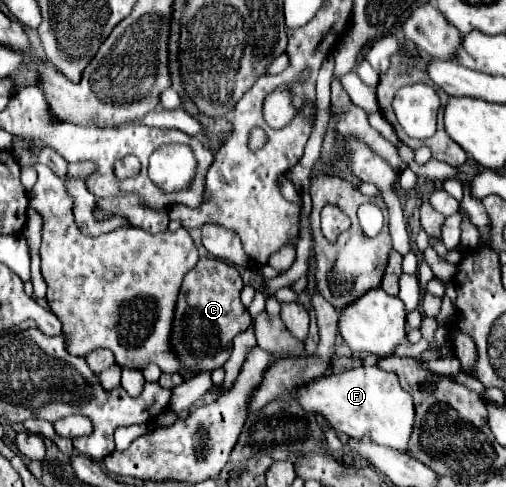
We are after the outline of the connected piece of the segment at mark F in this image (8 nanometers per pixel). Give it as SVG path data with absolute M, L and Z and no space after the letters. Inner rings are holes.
M358 366L342 374L320 376L306 388L298 390L298 402L304 410L320 414L336 432L354 440L368 436L372 442L398 452L408 452L410 434L414 430L412 396L398 384L394 372L378 370L376 366Z

